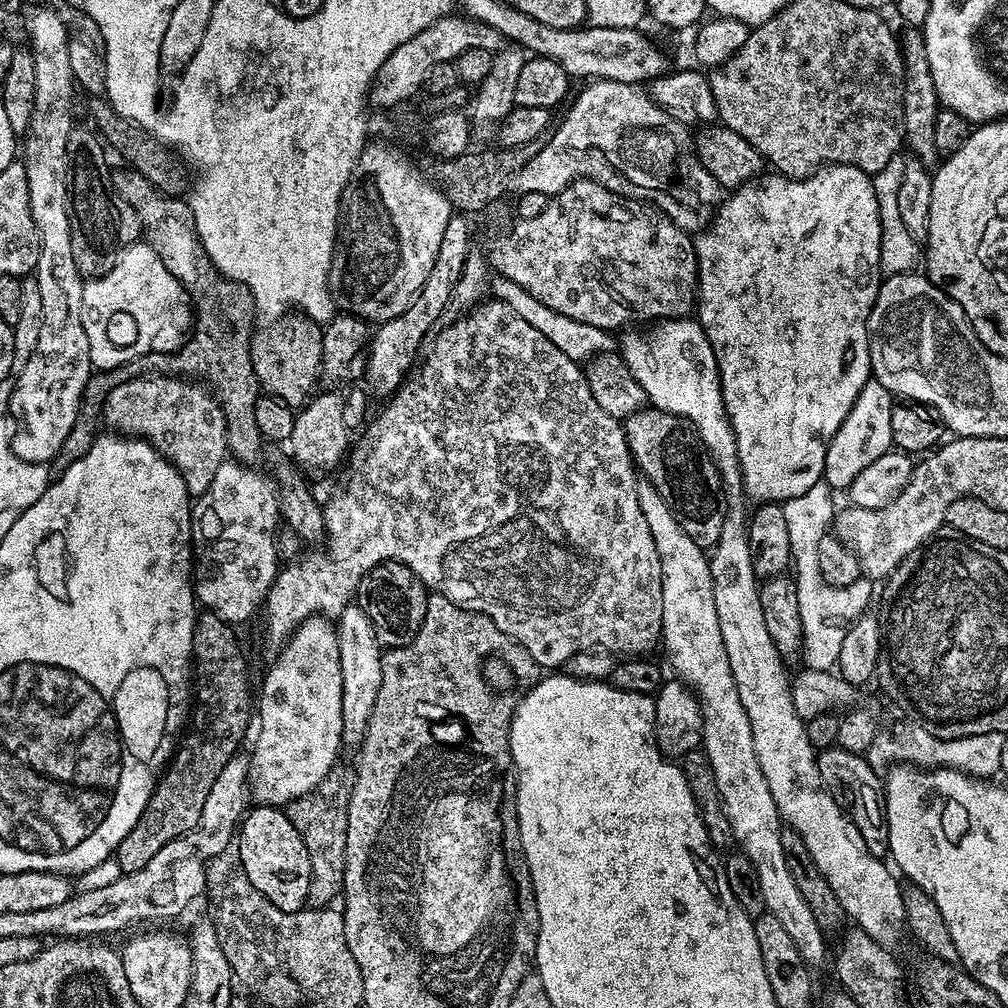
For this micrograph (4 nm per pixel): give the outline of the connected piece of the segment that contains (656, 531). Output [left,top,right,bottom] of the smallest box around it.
[637,482,830,966]

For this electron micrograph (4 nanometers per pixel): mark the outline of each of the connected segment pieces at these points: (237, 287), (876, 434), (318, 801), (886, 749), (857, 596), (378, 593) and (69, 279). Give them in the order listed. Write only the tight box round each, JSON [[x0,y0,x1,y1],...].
[[112,166,266,466],[822,378,894,490],[286,774,349,906],[866,722,1005,778],[794,558,874,670],[354,562,429,650],[11,6,94,464]]

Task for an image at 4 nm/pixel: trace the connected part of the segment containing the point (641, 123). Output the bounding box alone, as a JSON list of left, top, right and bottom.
[515,79,722,232]

